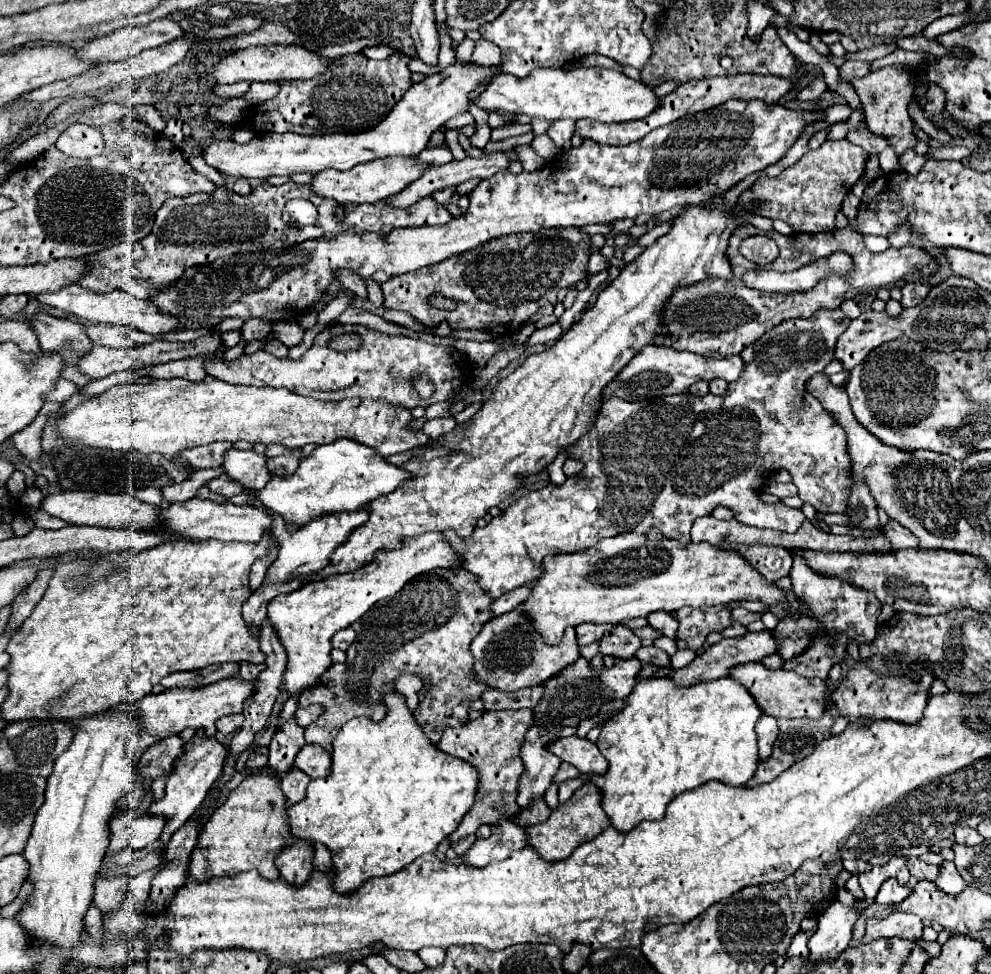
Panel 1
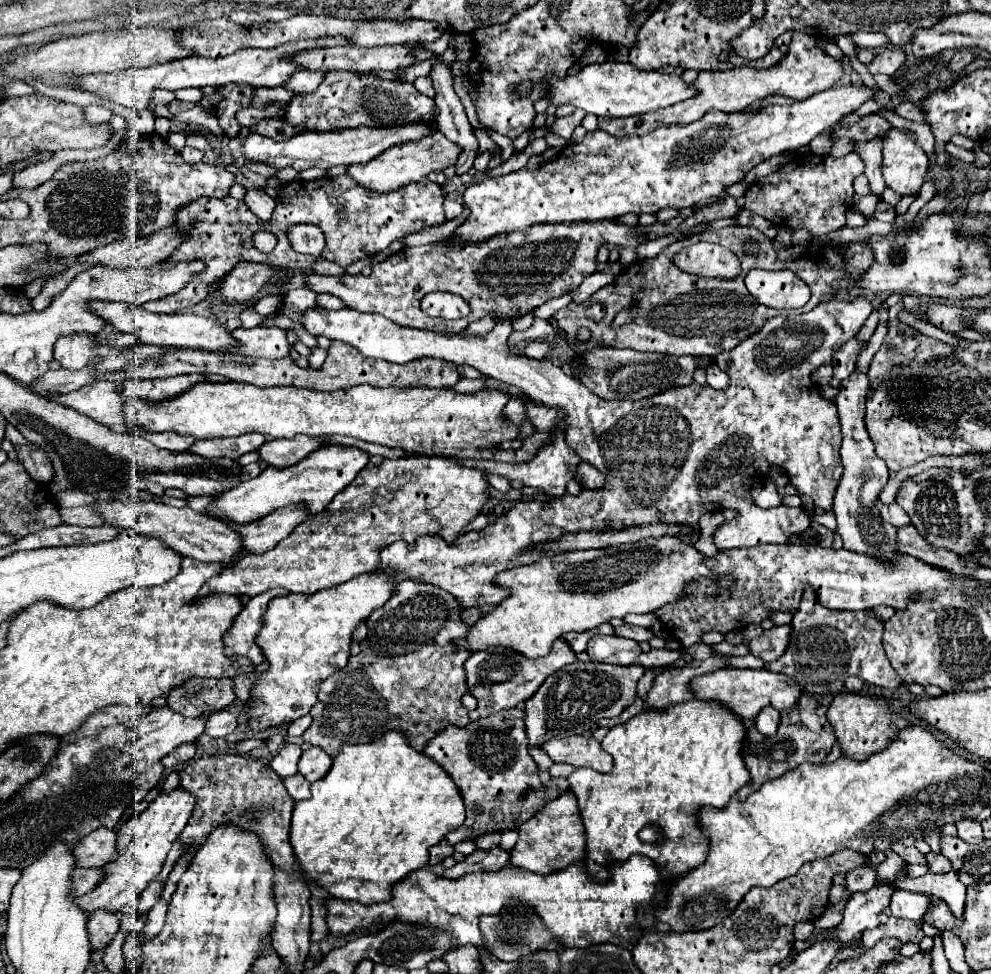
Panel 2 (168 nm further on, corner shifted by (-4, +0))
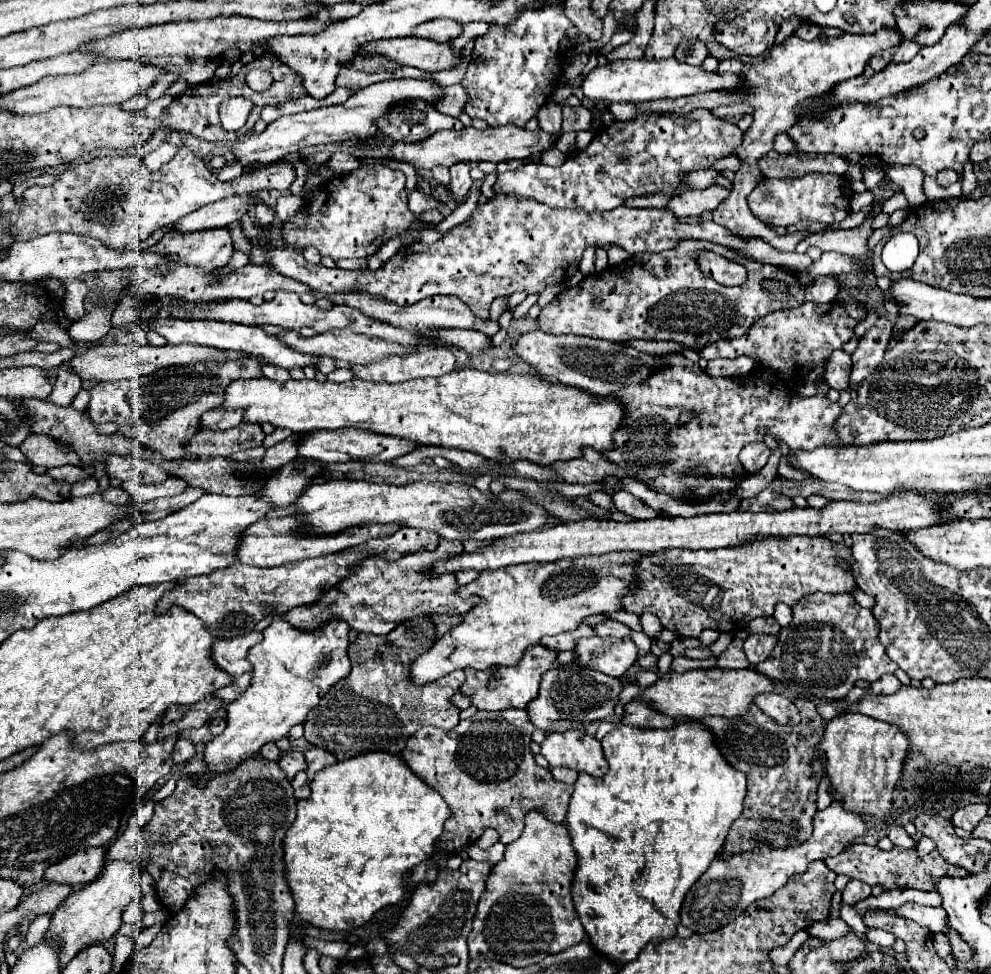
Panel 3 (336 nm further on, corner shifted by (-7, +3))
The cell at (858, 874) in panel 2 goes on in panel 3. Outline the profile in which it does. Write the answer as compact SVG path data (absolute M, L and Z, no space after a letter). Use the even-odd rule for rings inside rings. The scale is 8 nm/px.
M851 879L851 881L847 883L847 887L843 889L843 903L853 905L853 903L857 903L857 901L861 901L861 899L867 899L869 895L871 895L871 887L869 887L867 883Z

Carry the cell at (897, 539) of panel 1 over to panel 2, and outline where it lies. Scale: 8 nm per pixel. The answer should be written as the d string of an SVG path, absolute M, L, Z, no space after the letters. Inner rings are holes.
M880 498L876 500L876 506L878 506L878 510L880 510L880 516L884 518L884 520L888 520L888 522L892 522L896 528L900 528L900 526L904 526L904 524L910 524L910 518L908 518L908 514L894 502L894 504L884 504L884 502L880 502Z

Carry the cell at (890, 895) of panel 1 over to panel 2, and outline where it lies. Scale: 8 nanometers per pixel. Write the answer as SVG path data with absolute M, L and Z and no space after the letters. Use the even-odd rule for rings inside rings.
M894 890L890 898L890 912L896 918L910 918L910 920L924 920L924 914L930 910L930 898L924 894L914 894L906 890Z

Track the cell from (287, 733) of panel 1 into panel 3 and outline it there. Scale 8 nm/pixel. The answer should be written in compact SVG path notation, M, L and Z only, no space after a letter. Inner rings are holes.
M289 751L289 753L285 753L285 755L279 759L279 765L281 765L281 769L285 771L285 775L287 775L289 779L293 779L297 771L307 769L307 763L305 763L305 757L303 757L301 751Z

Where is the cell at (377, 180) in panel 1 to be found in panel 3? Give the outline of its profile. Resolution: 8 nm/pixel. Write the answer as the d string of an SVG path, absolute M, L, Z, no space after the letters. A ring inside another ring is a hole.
M505 125L505 127L489 127L489 129L475 129L475 127L467 127L461 131L439 131L433 133L431 137L417 141L417 143L403 143L397 141L391 147L391 157L389 161L401 161L401 163L409 163L415 169L433 169L435 165L443 165L443 167L451 167L459 161L493 161L493 163L501 163L501 161L509 161L509 159L529 159L533 155L537 155L543 149L549 149L555 143L553 135L545 133L545 131L527 131L515 125Z

